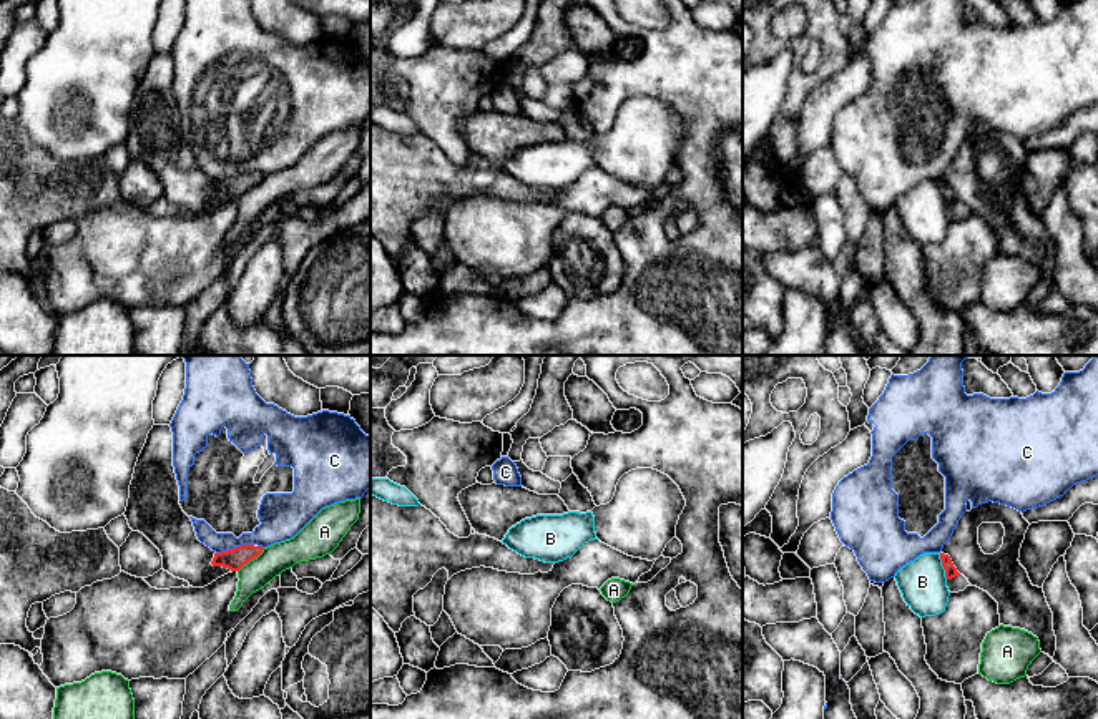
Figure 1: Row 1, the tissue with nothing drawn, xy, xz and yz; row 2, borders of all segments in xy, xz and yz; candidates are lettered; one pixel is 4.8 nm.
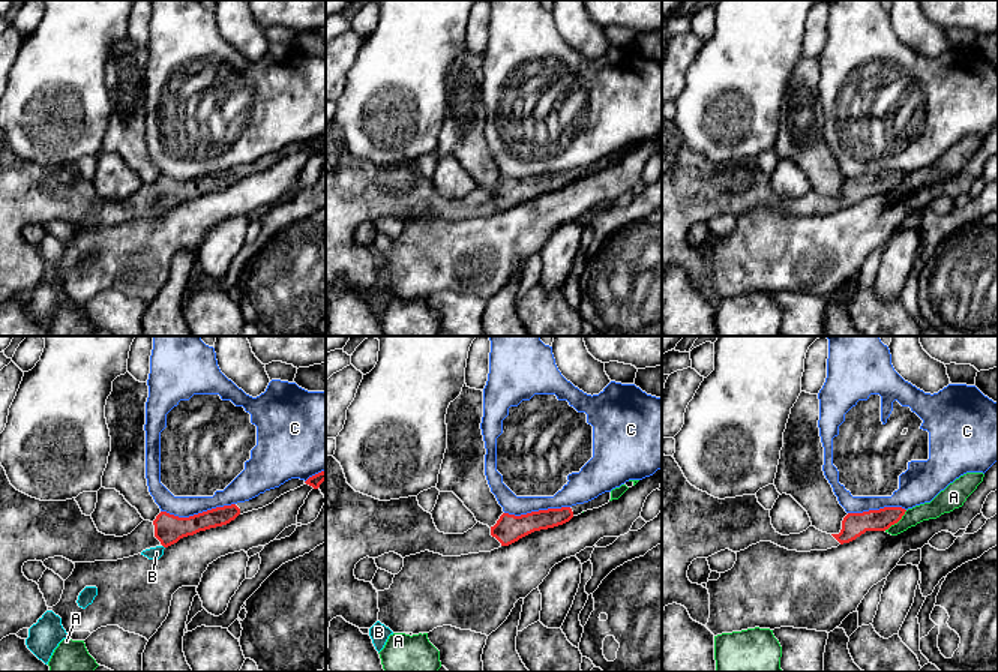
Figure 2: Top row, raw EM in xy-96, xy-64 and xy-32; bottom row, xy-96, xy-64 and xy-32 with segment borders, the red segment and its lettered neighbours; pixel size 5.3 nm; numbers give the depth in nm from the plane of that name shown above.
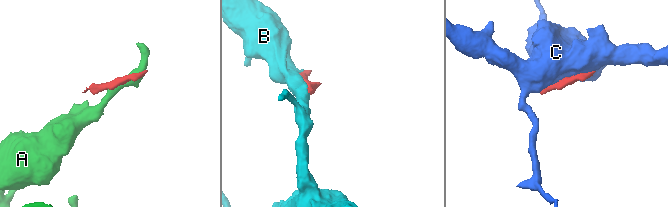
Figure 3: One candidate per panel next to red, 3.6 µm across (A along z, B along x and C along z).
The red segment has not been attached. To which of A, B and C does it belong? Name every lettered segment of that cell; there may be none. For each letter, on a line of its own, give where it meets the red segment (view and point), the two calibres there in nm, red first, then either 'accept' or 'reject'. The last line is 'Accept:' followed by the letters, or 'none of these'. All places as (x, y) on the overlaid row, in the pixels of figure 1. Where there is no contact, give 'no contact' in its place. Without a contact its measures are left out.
A: xy (251, 558) | 100/140 nm | reject
B: yz (942, 565) | 60/220 nm | reject
C: xy (235, 548) | 100/180 nm | reject
Accept: none of these

